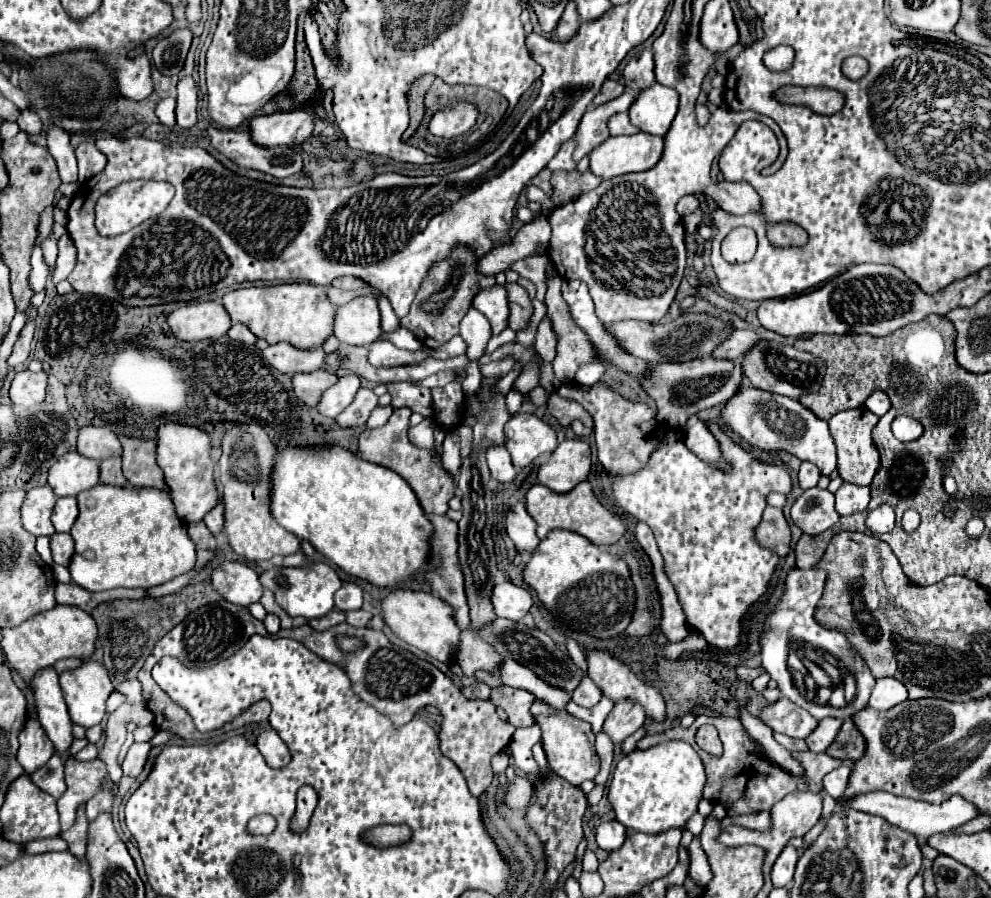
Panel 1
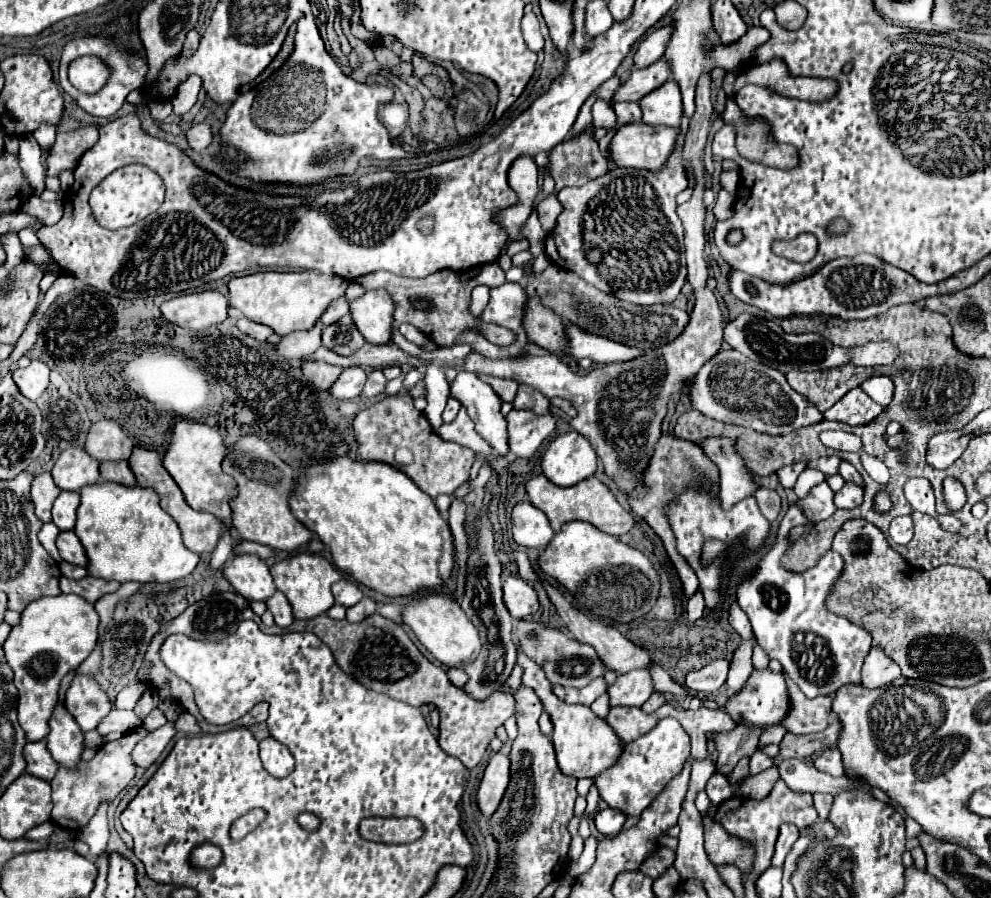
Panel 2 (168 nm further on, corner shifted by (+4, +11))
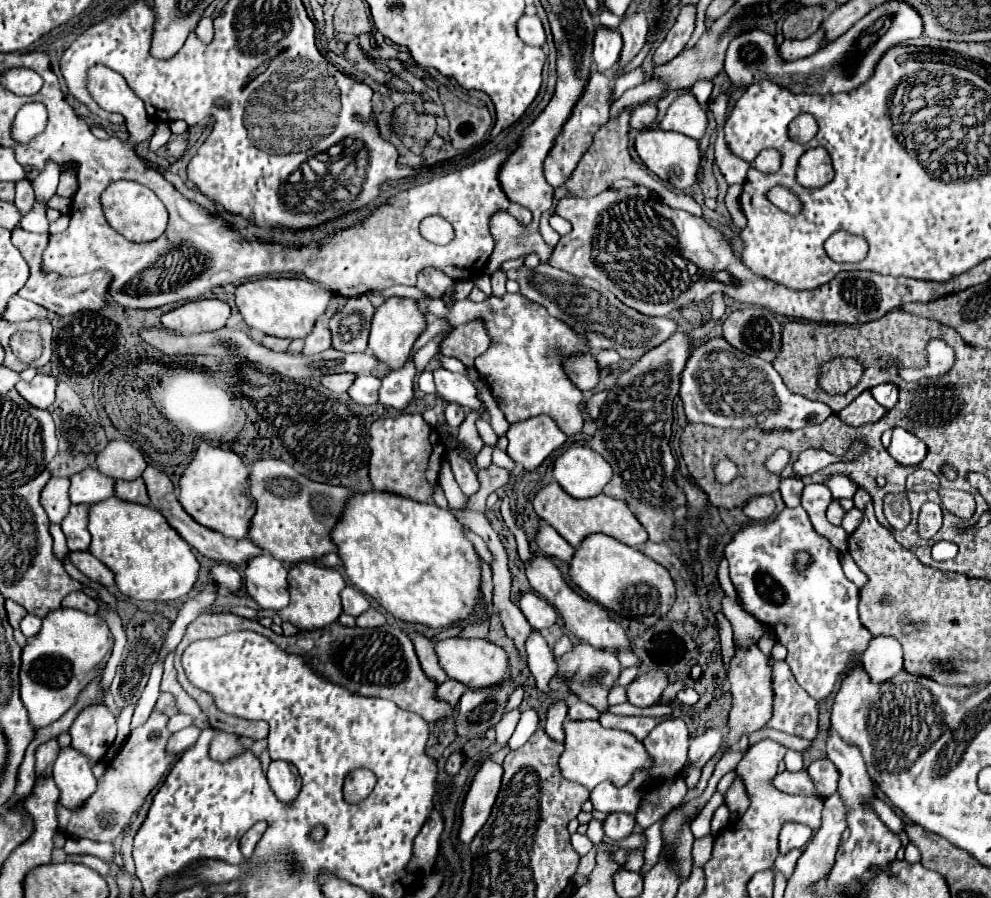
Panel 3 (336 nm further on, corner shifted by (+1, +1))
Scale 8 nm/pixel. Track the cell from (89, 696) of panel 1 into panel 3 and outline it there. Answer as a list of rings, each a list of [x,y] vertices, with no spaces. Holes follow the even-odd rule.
[[[106,705],[86,707],[70,727],[72,747],[98,763],[116,739],[116,717]]]

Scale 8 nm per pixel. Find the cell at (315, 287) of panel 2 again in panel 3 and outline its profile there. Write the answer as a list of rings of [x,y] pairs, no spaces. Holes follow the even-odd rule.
[[[266,277],[248,281],[236,287],[236,305],[248,327],[258,329],[266,335],[298,339],[306,337],[312,331],[316,319],[324,313],[332,293],[318,283],[308,279],[292,279],[292,277]]]

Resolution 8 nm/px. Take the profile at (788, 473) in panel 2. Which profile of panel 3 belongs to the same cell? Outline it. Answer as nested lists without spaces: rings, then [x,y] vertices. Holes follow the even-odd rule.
[[[798,477],[782,479],[782,483],[780,483],[780,493],[782,493],[782,499],[784,499],[786,507],[798,507],[798,505],[800,505],[802,489],[804,489],[804,483],[802,483]]]

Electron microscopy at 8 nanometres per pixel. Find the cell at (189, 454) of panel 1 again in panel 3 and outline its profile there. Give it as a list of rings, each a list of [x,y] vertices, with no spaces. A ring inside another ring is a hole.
[[[202,441],[192,463],[186,467],[180,479],[180,503],[196,523],[212,531],[218,531],[226,537],[242,539],[248,535],[250,521],[256,513],[256,503],[248,493],[248,477],[250,471],[236,453]]]

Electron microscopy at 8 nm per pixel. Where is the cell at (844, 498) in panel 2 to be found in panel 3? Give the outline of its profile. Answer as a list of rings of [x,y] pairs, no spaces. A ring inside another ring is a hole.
[[[854,507],[854,509],[850,509],[850,511],[846,513],[844,521],[842,521],[844,531],[846,531],[848,535],[852,535],[852,531],[856,531],[856,527],[860,525],[860,519],[862,519],[862,511],[858,511],[856,507]]]

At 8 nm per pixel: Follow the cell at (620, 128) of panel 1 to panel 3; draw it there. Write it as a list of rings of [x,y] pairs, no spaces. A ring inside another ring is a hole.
[[[644,103],[644,105],[638,105],[636,109],[632,109],[632,129],[636,131],[642,131],[642,129],[648,129],[652,127],[652,123],[656,121],[658,117],[658,107],[656,103]]]

